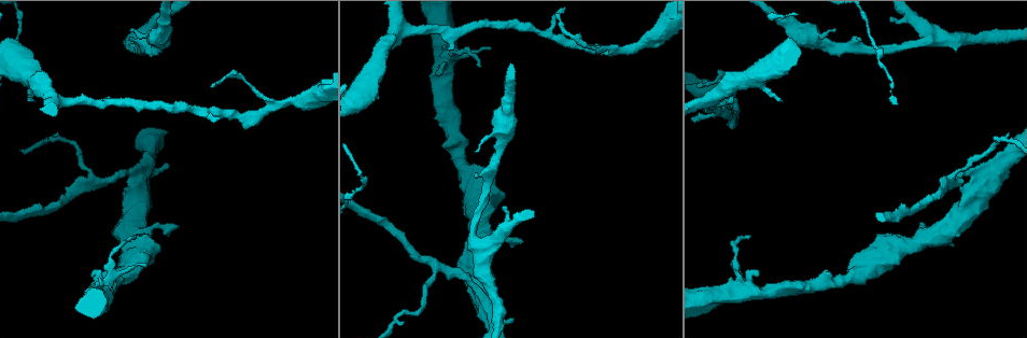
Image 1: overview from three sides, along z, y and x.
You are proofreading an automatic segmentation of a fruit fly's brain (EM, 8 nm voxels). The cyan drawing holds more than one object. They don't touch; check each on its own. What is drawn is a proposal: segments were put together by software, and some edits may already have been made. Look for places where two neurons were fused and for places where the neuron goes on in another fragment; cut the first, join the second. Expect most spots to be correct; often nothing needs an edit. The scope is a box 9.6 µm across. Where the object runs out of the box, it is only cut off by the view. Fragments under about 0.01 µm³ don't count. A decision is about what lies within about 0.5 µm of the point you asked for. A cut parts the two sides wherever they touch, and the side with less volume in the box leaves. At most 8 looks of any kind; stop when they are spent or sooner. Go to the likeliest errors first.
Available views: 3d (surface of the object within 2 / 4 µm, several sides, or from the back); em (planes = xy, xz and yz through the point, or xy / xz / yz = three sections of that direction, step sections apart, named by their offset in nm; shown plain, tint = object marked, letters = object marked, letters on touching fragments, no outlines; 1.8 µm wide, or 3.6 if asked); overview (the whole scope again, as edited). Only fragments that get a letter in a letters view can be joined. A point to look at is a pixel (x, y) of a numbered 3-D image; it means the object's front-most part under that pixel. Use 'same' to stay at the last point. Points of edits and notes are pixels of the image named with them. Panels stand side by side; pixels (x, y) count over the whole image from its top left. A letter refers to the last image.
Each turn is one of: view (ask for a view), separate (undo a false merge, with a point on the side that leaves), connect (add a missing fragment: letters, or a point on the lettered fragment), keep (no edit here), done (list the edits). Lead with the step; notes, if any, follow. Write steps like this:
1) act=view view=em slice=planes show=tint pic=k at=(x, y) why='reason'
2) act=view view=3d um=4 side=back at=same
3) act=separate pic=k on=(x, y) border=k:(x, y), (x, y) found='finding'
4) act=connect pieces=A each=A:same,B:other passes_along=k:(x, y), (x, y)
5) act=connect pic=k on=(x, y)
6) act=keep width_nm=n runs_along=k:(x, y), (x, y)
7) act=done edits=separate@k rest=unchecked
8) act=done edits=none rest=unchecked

act=view view=em slice=planes show=letters pic=1 at=(505, 207) why='free end'

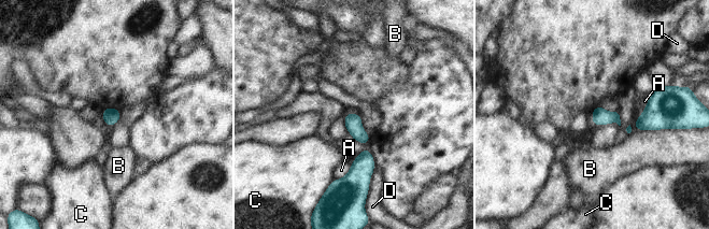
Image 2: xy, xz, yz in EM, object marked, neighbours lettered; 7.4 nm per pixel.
act=keep each=A:other,B:other,C:other,D:other border=2:(668, 128), (638, 131) found='none of them fits'

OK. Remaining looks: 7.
act=view view=em slice=xy step=4 show=letters pic=1 at=(520, 239) why='an open end'

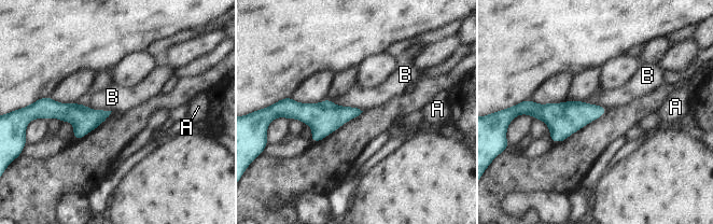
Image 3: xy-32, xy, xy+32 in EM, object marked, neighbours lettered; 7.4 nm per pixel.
act=view view=em slice=planes show=letters at=same

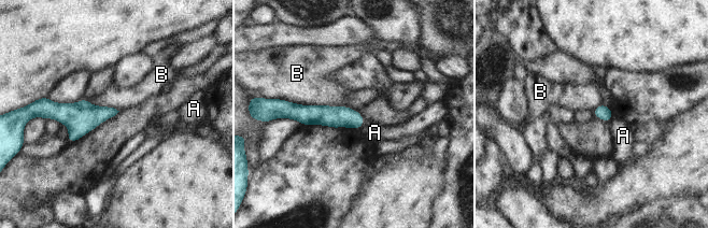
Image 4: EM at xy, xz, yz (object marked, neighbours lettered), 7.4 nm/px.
act=keep longest_contact=B:480nm each=A:other,B:other border=4:(281, 98), (301, 104), (344, 107) found='none of them fits'

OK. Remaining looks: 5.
act=view view=em slice=xy step=16 show=letters pic=1 at=(132, 29) why='thin end'

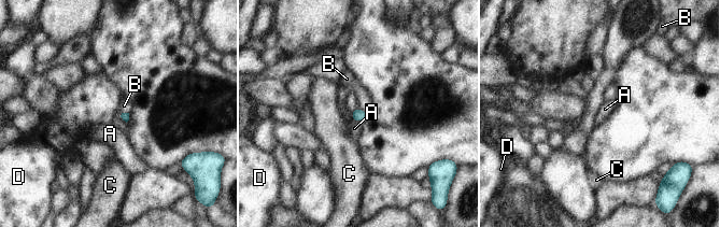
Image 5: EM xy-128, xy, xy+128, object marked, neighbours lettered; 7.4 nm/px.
act=keep each=A:other,B:other,C:other,D:other border=5:(357, 107), (366, 111) found='no lettered fragment goes on from it'

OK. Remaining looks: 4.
act=done edits=none rest=unchecked

